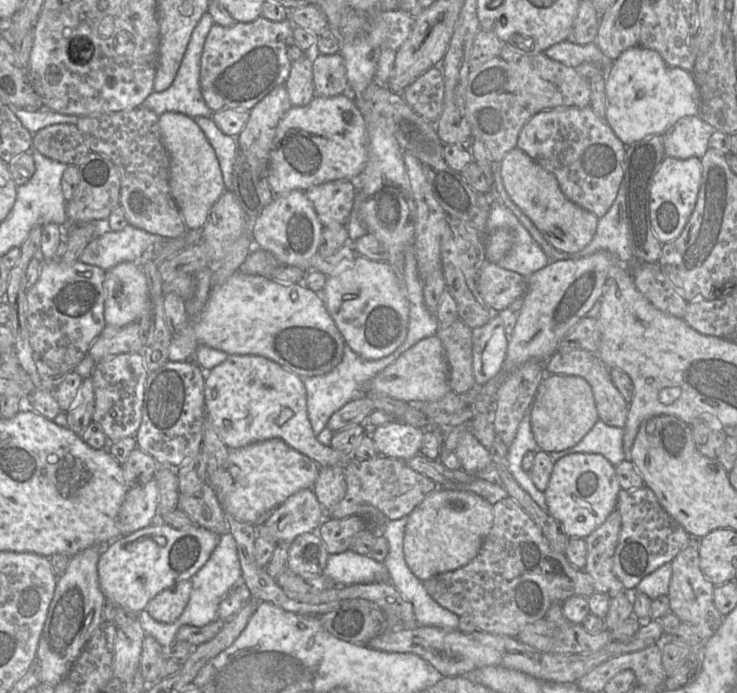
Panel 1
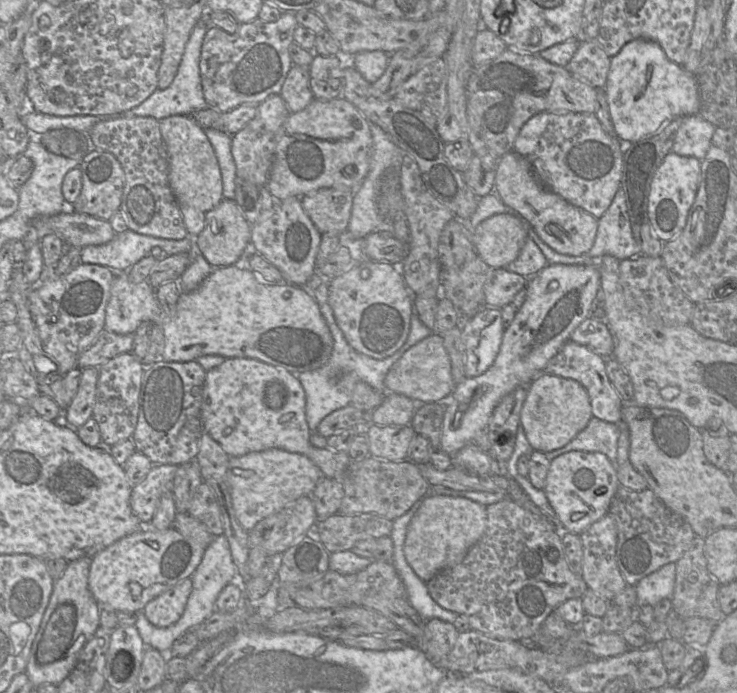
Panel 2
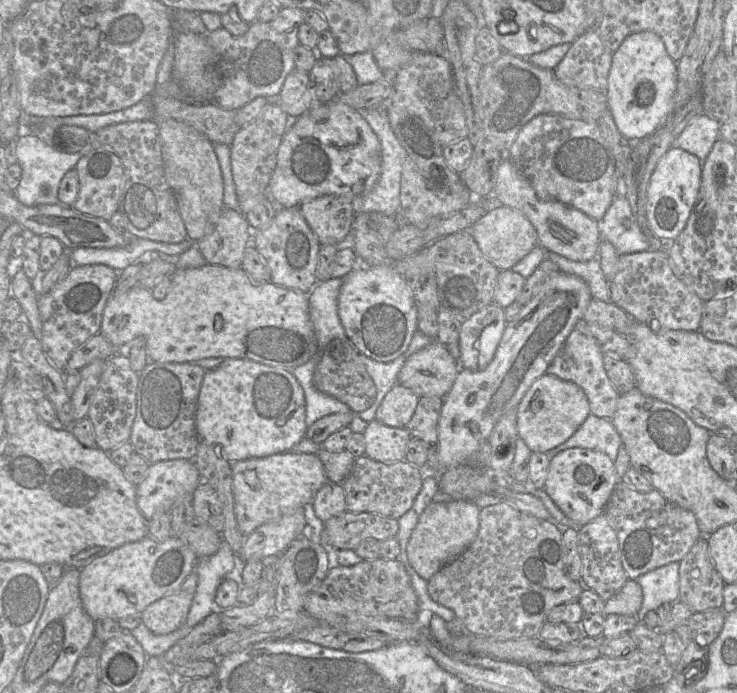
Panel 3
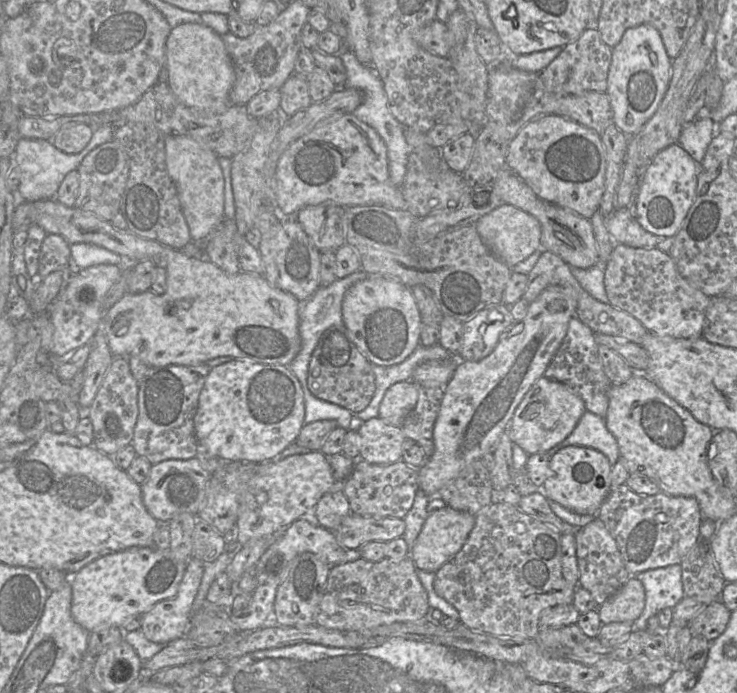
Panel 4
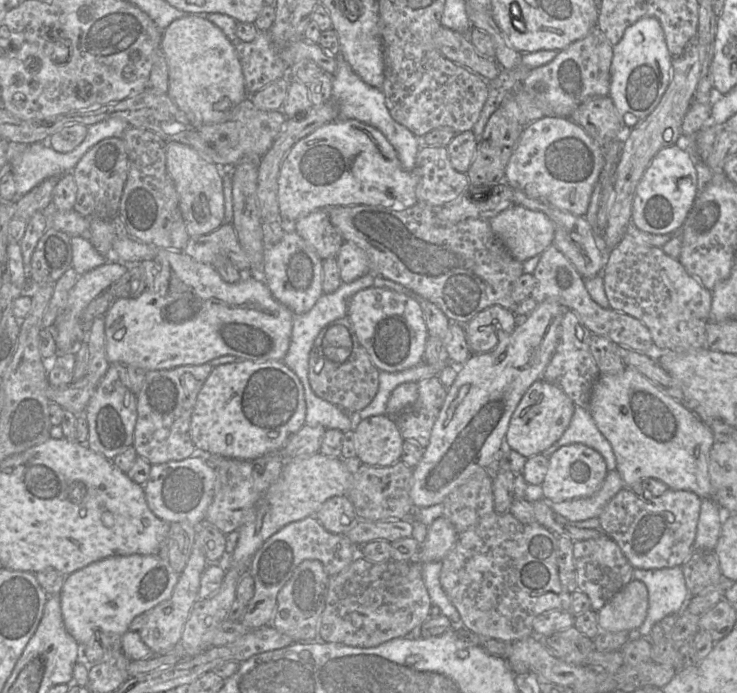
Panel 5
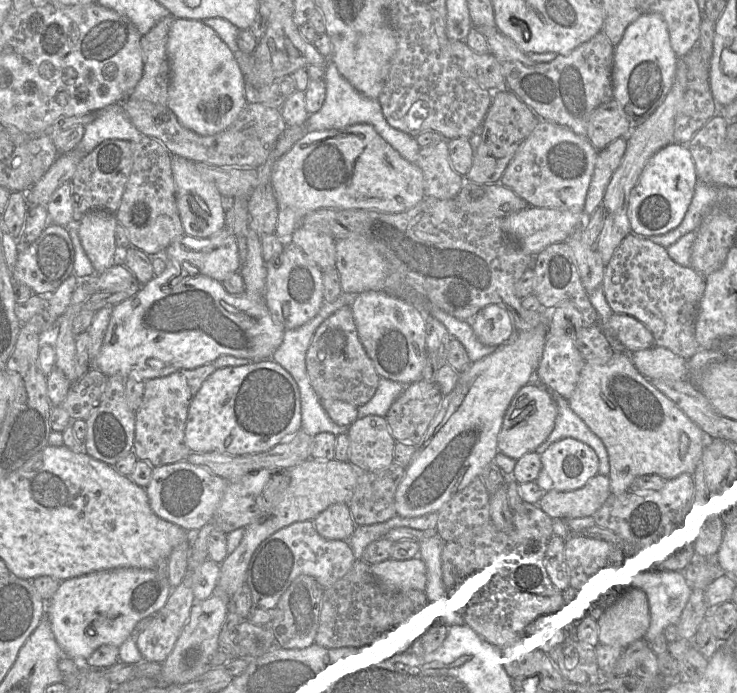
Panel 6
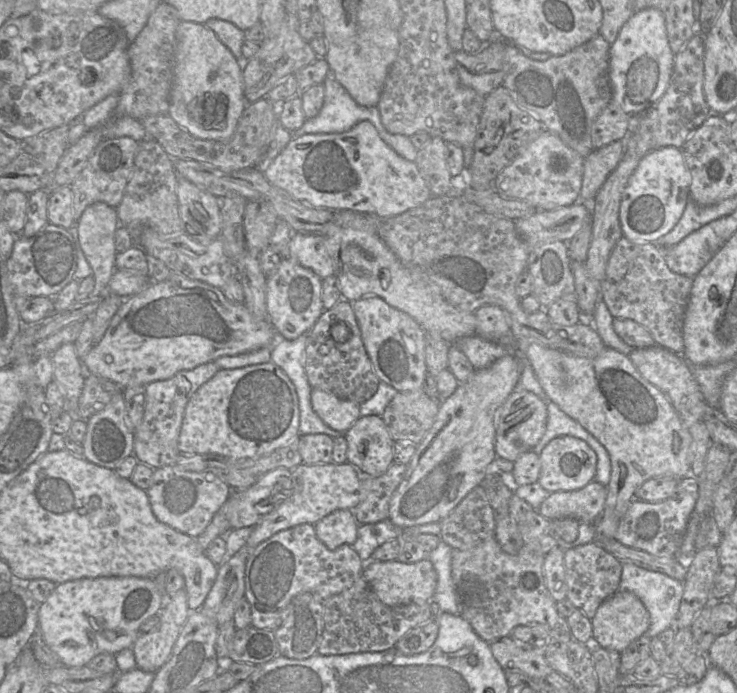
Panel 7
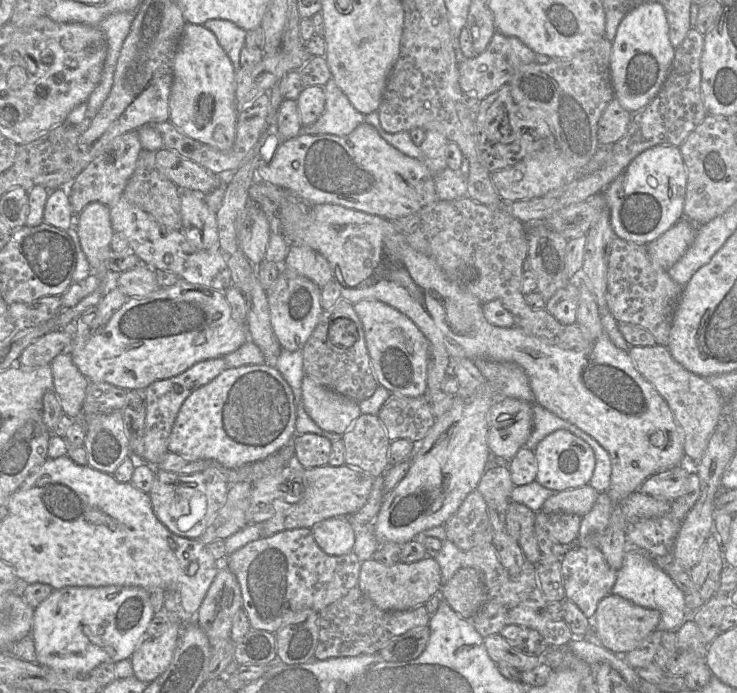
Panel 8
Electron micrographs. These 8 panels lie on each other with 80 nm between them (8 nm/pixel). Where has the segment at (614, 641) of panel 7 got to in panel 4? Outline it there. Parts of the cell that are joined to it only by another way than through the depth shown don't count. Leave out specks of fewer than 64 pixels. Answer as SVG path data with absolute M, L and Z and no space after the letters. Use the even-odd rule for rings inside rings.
M630 576L626 583L610 596L597 612L602 624L636 621L645 607L645 589L641 581Z

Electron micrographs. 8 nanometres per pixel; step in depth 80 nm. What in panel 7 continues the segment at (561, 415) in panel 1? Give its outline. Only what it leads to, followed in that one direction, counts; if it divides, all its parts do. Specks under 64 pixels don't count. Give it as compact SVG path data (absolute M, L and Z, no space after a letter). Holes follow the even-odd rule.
M514 390L494 414L496 457L515 462L517 458L531 451L543 437L547 425L547 406L535 394L525 390Z

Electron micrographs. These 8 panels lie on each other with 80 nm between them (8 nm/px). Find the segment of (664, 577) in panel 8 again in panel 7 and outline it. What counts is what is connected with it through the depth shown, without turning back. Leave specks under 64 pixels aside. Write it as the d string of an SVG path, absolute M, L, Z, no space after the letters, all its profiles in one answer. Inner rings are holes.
M623 563L619 590L634 593L650 614L650 625L643 635L650 638L658 636L669 627L673 627L684 593L684 583L664 573L650 571L632 563Z

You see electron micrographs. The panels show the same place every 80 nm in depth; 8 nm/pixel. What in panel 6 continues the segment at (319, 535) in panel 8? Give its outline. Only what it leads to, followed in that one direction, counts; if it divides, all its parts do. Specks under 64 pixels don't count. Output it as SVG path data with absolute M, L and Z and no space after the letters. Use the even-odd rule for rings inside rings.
M347 503L329 506L313 522L319 535L328 540L349 540L357 527Z

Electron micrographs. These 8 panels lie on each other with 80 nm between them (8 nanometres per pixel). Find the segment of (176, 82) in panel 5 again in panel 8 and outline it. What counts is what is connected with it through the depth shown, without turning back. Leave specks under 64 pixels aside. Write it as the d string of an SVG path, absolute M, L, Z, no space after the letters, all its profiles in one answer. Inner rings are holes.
M186 23L174 59L169 121L183 134L219 151L230 150L236 139L236 71L215 35L204 25Z

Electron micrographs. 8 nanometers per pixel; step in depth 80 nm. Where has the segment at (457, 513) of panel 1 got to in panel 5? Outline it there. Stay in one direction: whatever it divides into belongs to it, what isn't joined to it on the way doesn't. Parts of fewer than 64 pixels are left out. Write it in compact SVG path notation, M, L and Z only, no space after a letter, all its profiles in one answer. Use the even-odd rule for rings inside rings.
M444 516L437 518L427 527L416 560L421 564L442 561L457 539L458 533L451 522Z

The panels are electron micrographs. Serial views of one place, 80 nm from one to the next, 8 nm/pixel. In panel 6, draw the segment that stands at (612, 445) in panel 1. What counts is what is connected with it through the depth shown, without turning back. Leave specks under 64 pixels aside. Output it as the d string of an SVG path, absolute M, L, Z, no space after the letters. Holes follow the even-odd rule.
M537 370L531 375L529 383L539 383L544 389L546 389L549 394L551 395L556 408L557 408L557 416L555 420L555 426L549 437L536 449L536 453L539 455L543 454L547 448L550 447L554 442L560 441L565 438L573 438L575 440L578 440L580 442L583 442L584 444L588 445L591 447L594 452L597 454L598 459L599 459L599 470L598 474L602 476L608 476L610 473L610 463L609 463L609 457L608 457L608 452L601 441L601 439L595 435L589 427L584 423L584 421L579 418L569 407L568 400L560 397L558 394L553 393L552 391L548 390L539 380L538 375L537 375Z

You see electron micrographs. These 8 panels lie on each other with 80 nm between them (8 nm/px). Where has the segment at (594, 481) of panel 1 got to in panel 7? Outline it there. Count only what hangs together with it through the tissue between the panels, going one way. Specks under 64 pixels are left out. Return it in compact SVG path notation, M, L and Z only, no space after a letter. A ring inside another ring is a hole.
M561 436L551 440L539 454L541 470L538 483L550 493L575 491L594 481L597 466L596 453L579 438Z

